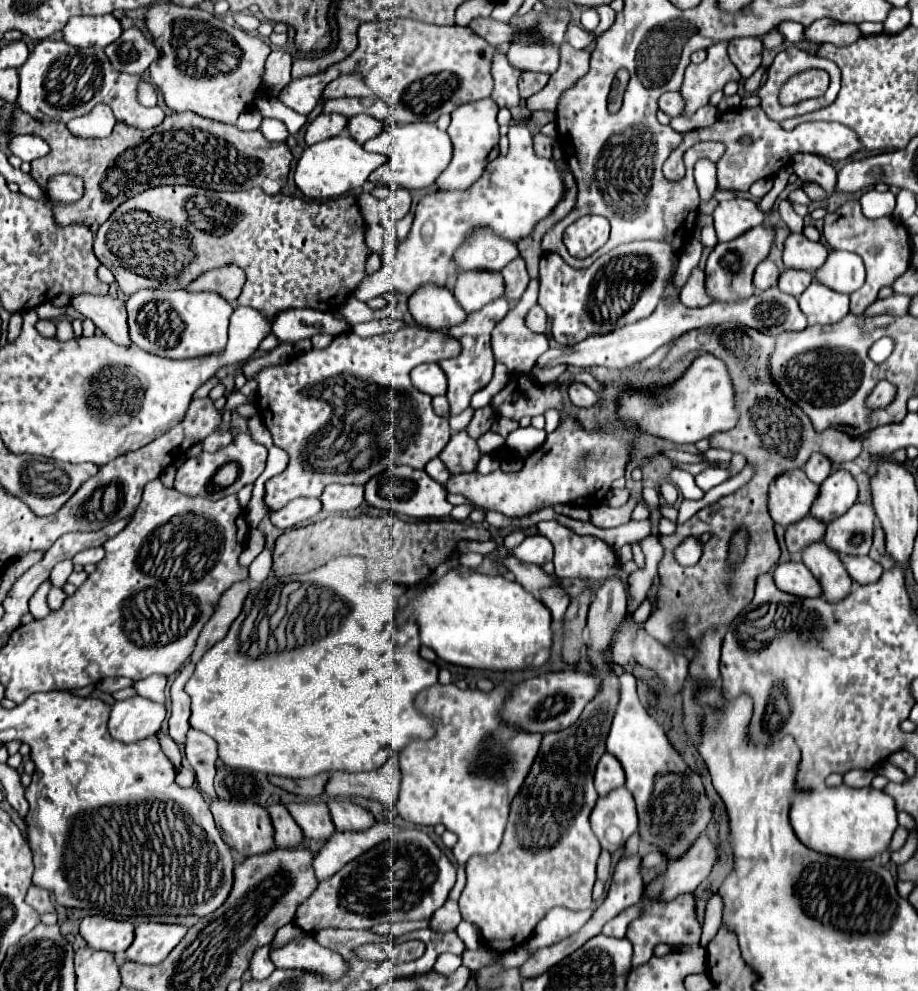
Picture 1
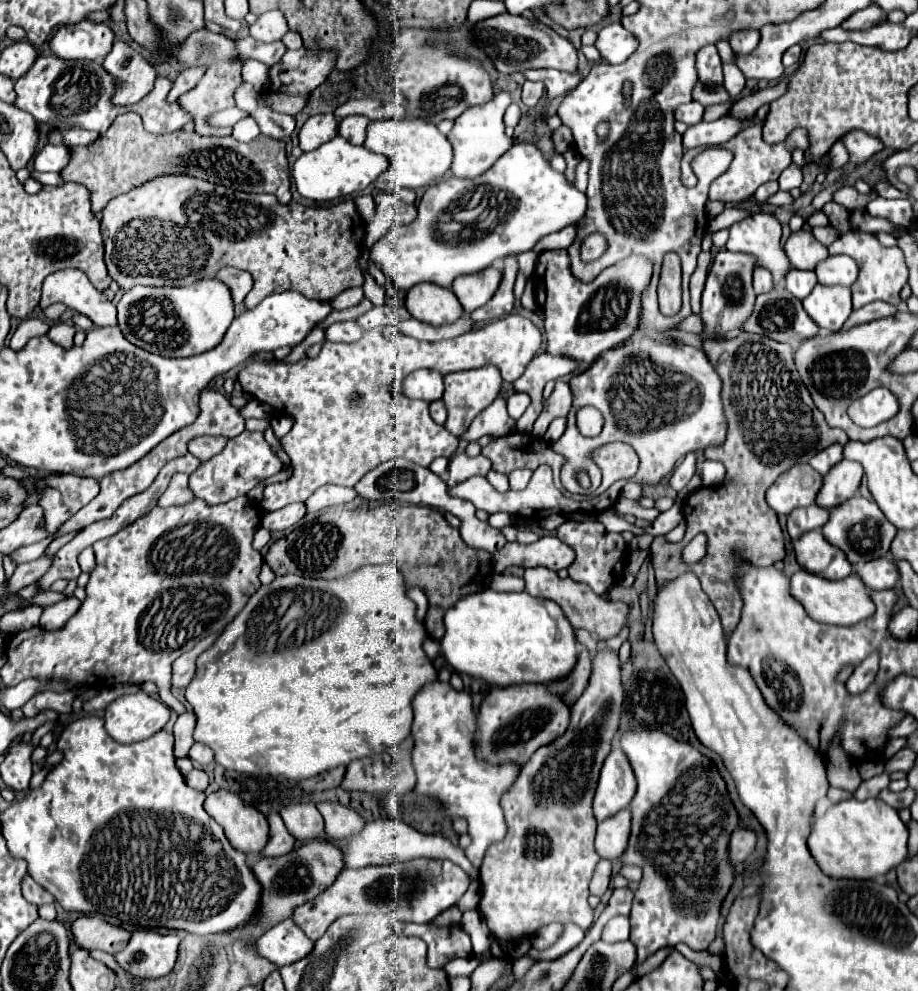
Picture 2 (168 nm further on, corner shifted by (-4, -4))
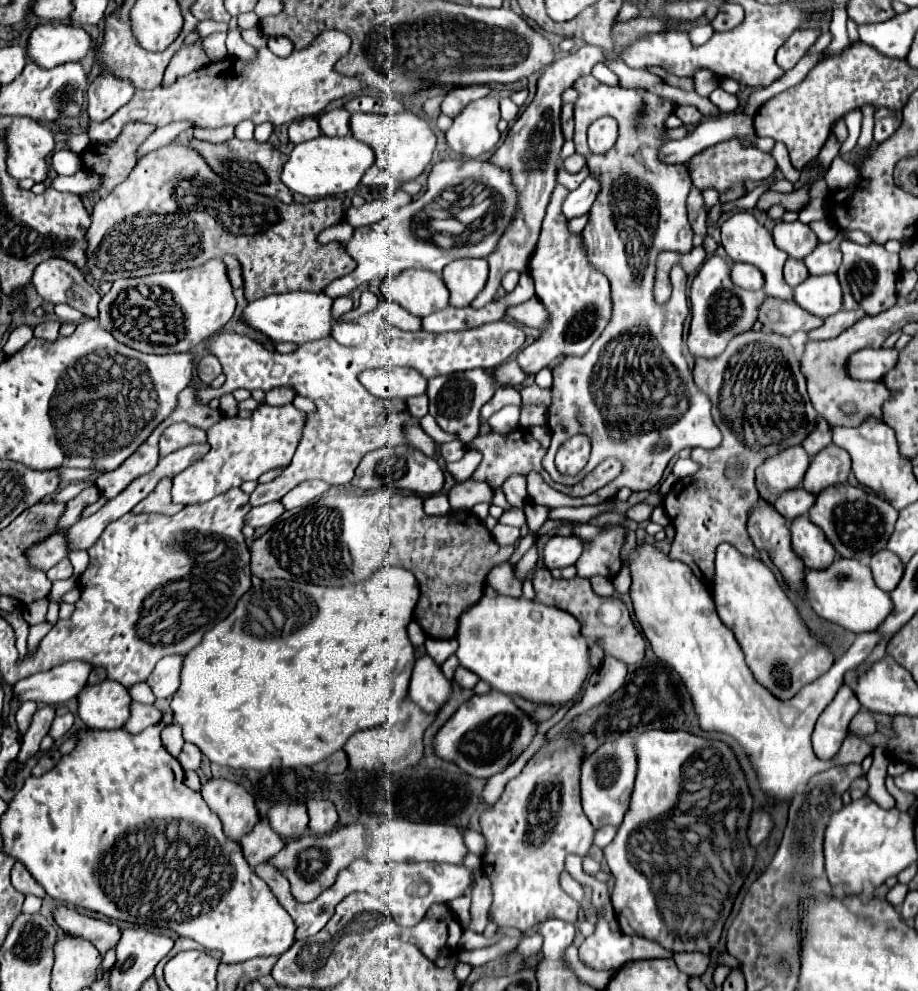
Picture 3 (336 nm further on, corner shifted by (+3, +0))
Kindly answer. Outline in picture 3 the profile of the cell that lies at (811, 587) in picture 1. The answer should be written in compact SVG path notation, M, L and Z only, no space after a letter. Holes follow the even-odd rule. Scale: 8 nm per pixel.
M838 557L828 569L806 571L806 601L816 611L816 615L856 635L876 631L894 607L890 595L876 587L868 565L842 557Z

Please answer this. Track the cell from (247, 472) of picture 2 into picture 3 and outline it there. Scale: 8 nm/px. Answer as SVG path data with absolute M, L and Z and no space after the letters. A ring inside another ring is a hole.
M264 403L256 411L252 411L248 419L220 419L220 423L214 423L206 431L212 449L200 461L196 461L172 479L172 501L180 505L206 503L208 499L226 493L232 487L240 487L244 481L256 481L266 471L288 467L302 439L304 423L306 413L296 409L292 403L282 407L270 407Z

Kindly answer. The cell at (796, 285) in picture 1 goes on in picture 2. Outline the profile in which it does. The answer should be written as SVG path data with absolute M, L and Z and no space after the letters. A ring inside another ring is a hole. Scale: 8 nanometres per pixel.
M791 269L785 275L785 287L789 293L793 293L797 299L805 299L809 291L817 285L815 271L801 271L801 269Z

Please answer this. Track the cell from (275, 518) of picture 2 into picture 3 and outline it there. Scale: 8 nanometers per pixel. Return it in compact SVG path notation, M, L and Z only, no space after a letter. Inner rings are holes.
M274 501L274 503L266 503L266 505L258 505L258 507L252 507L250 513L246 515L246 525L250 527L262 527L262 525L270 525L272 521L276 521L280 515L284 513L284 507Z

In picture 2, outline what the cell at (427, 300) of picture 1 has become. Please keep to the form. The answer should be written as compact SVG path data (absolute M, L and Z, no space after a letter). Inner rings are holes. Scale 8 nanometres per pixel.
M419 283L411 287L405 297L405 307L415 319L429 323L429 325L449 325L463 317L463 307L459 299L455 297L455 293L447 287L435 287L435 283Z

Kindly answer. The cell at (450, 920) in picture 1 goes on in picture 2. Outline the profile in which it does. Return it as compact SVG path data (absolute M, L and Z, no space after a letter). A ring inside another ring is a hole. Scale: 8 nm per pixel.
M473 881L469 885L469 889L465 891L465 895L459 899L457 907L459 907L459 911L469 911L469 909L477 907L477 903L479 903L479 881Z

